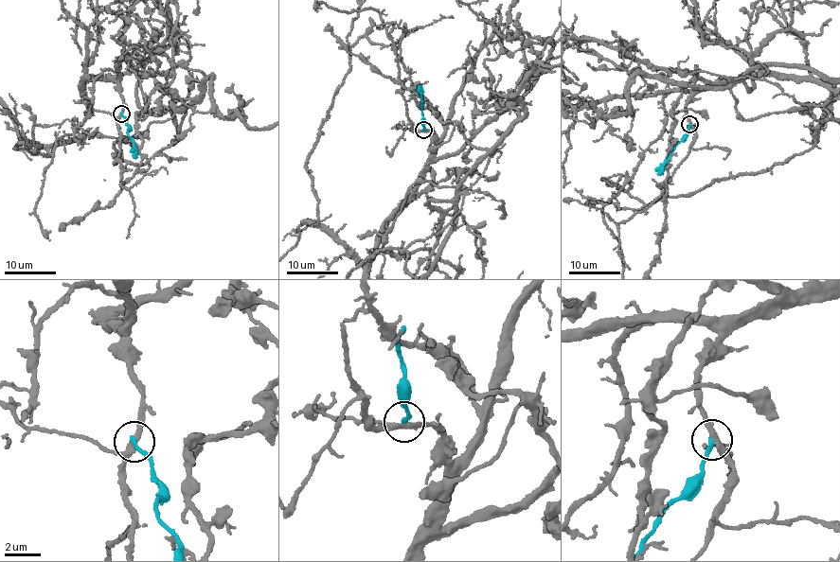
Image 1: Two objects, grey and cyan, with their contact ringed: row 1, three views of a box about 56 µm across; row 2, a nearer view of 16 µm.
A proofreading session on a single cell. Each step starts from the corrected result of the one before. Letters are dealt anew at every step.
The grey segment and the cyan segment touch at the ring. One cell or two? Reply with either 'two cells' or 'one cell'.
two cells

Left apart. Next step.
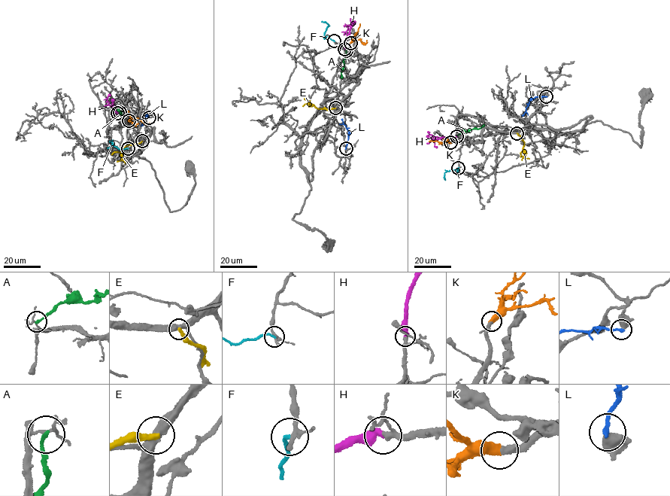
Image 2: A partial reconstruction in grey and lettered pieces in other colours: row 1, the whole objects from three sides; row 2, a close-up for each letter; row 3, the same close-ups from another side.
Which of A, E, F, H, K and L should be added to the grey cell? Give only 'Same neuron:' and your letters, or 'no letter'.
Same neuron: H, K

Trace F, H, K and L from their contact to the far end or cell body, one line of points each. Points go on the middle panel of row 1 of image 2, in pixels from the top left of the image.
F: (334, 41), (326, 36), (324, 38), (328, 24), (322, 21)
H: (344, 49), (348, 26), (355, 22)
K: (350, 43), (359, 39), (365, 44), (367, 40)
L: (346, 148), (349, 132), (341, 119)

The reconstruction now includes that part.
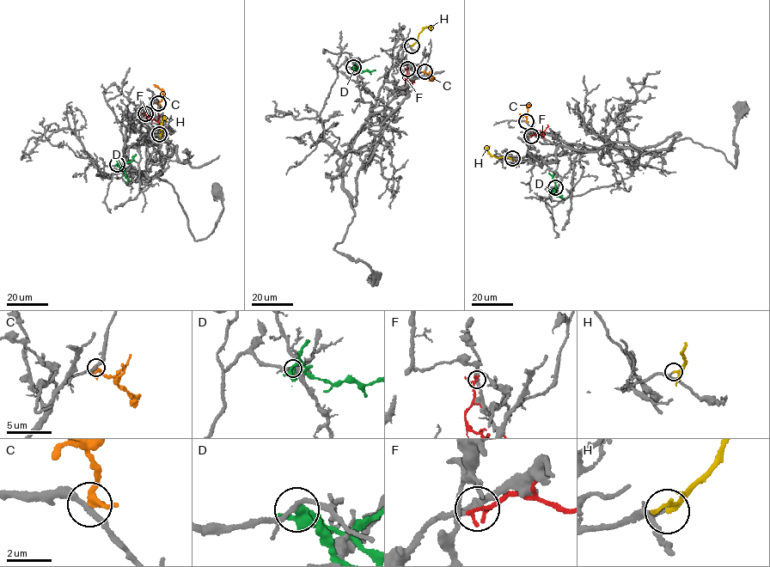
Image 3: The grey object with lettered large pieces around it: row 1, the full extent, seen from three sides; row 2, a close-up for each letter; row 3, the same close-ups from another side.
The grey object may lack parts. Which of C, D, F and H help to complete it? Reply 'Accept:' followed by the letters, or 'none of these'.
Accept: H

